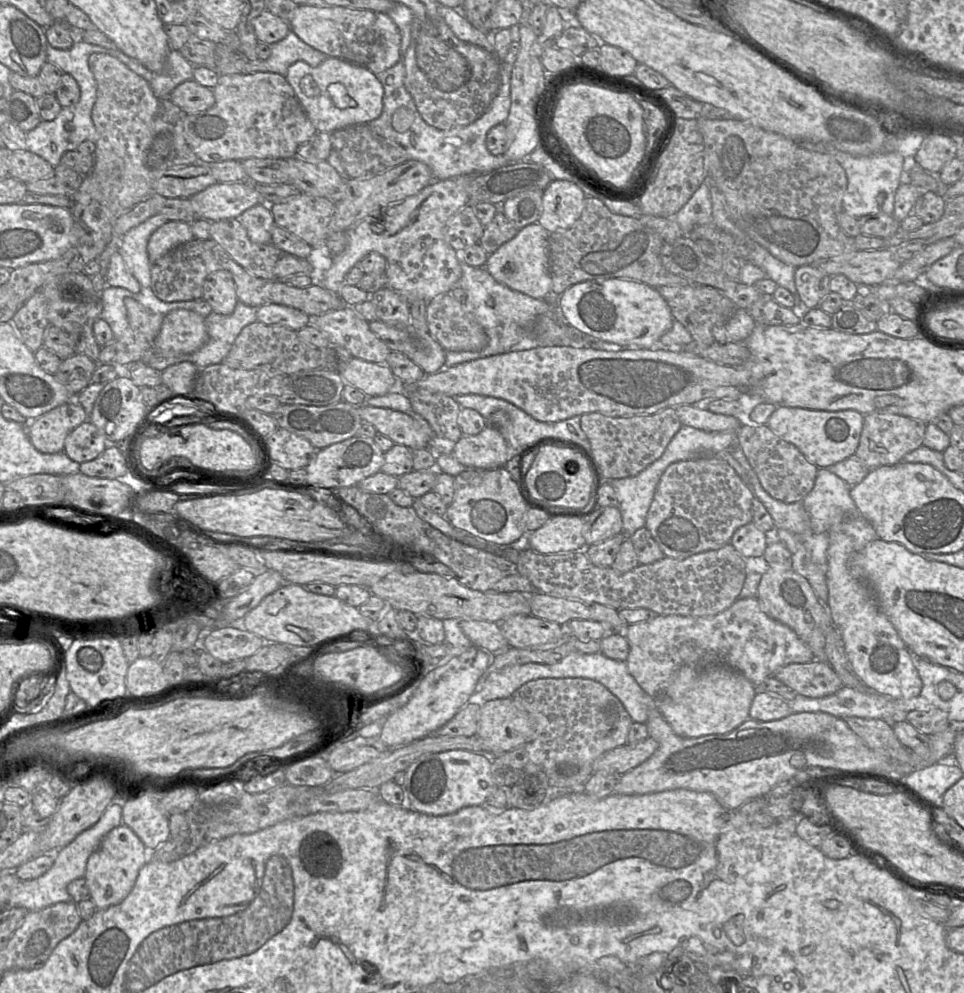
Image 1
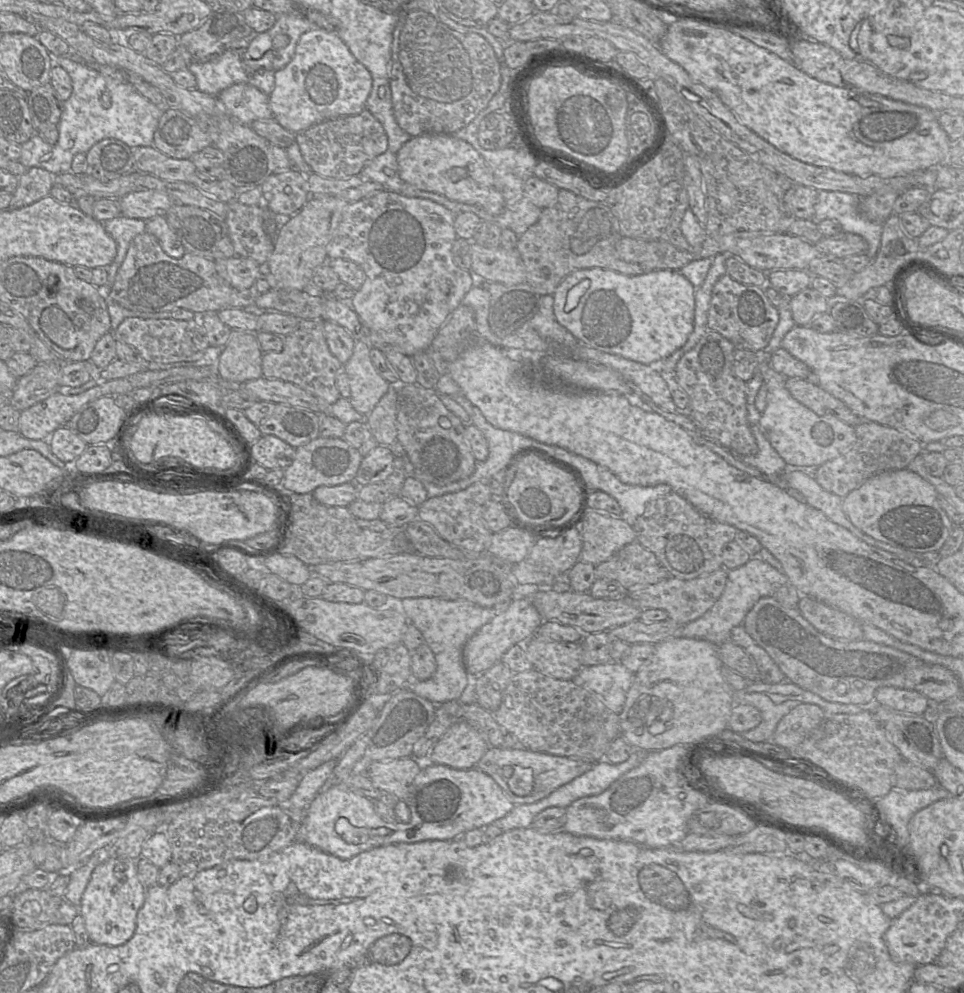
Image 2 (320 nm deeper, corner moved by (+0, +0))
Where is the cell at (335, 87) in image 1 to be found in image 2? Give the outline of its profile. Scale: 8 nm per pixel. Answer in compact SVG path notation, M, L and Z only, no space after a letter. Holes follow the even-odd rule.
M313 28L301 35L290 63L275 73L274 90L269 95L269 105L273 118L282 127L296 134L328 119L360 114L366 109L371 88L370 72L356 60L336 32Z

